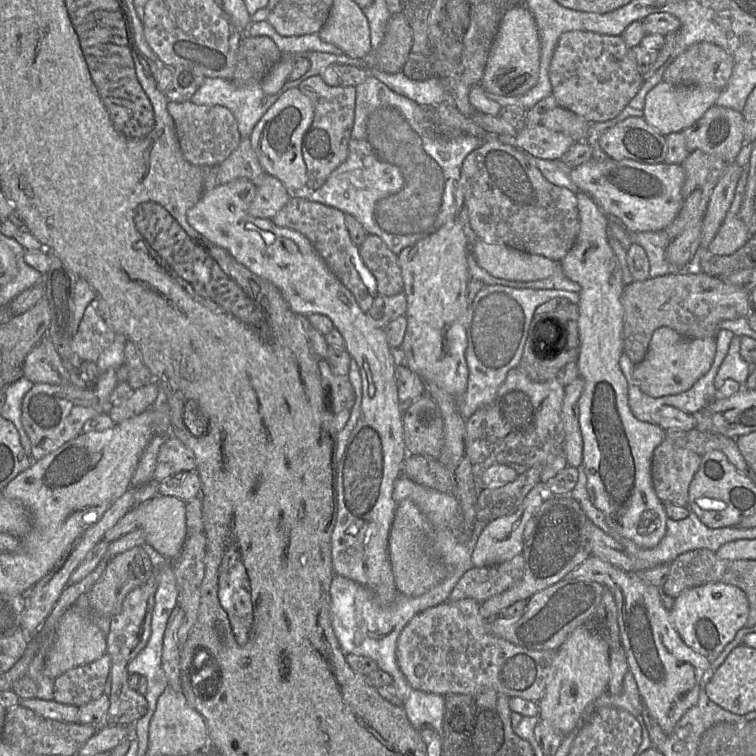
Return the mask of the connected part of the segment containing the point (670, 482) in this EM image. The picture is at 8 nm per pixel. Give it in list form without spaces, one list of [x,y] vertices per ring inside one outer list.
[[[666,436],[655,448],[652,457],[653,488],[662,502],[687,506],[689,485],[699,468],[701,456],[680,448]]]

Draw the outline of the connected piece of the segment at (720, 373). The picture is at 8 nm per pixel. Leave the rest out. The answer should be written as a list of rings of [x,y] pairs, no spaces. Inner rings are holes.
[[[734,335],[730,342],[729,350],[720,365],[714,379],[715,389],[719,389],[726,379],[733,379],[739,384],[745,384],[751,366],[740,355],[740,337]]]

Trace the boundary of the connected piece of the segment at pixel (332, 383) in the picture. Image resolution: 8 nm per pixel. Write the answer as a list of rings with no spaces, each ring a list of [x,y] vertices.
[[[317,357],[318,368],[326,381],[332,399],[331,411],[335,414],[342,410],[351,410],[355,403],[355,392],[348,376],[335,375],[324,358]]]

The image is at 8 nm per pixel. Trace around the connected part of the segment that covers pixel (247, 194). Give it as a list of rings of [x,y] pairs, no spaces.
[[[239,178],[230,181],[225,184],[218,184],[215,188],[210,191],[203,191],[200,200],[188,210],[187,221],[188,223],[202,236],[213,244],[227,250],[237,262],[244,265],[252,273],[268,280],[274,286],[276,286],[281,292],[283,298],[289,305],[292,312],[296,315],[310,315],[310,314],[323,314],[327,316],[333,323],[334,327],[341,333],[345,341],[345,349],[350,354],[351,358],[357,362],[359,367],[361,381],[362,381],[362,399],[361,399],[361,413],[357,421],[356,426],[352,430],[344,453],[339,460],[339,463],[335,467],[335,477],[336,477],[336,495],[337,495],[337,518],[336,523],[331,535],[331,561],[334,571],[334,575],[340,575],[344,578],[353,580],[361,585],[366,586],[372,590],[378,599],[384,603],[391,603],[399,597],[398,591],[396,589],[394,575],[392,572],[392,566],[389,557],[389,535],[393,519],[395,516],[395,510],[397,507],[397,502],[393,498],[394,486],[397,478],[402,474],[402,467],[404,460],[407,455],[405,443],[404,443],[404,429],[403,429],[403,411],[400,407],[398,399],[398,386],[395,377],[395,367],[396,364],[391,354],[391,346],[389,345],[385,332],[382,328],[376,326],[372,320],[369,318],[367,313],[364,313],[352,293],[342,284],[342,282],[331,272],[325,261],[315,250],[311,242],[300,232],[292,230],[290,228],[278,227],[270,219],[255,218],[248,214],[248,208],[255,198],[256,187],[254,182],[247,178]]]

